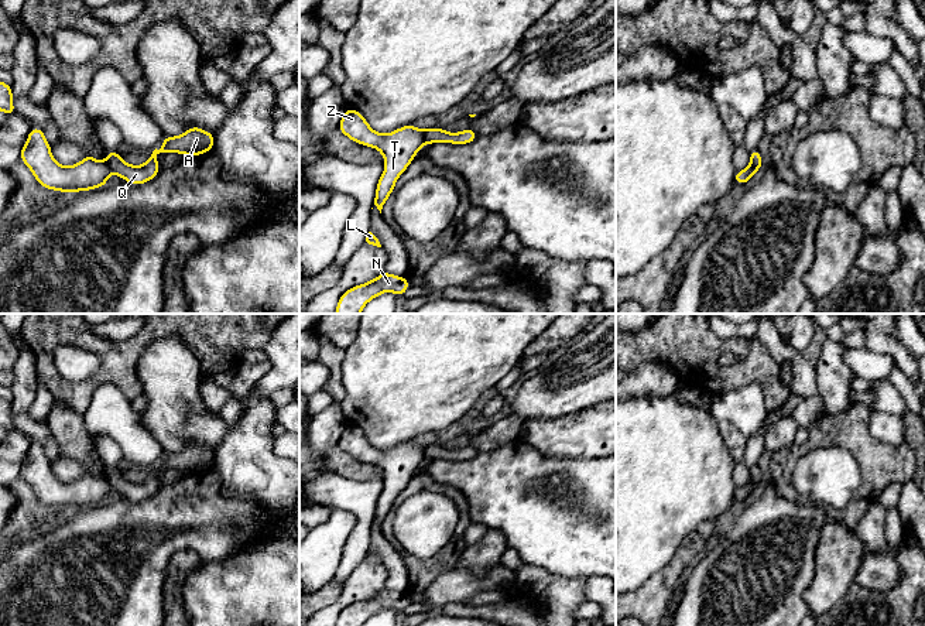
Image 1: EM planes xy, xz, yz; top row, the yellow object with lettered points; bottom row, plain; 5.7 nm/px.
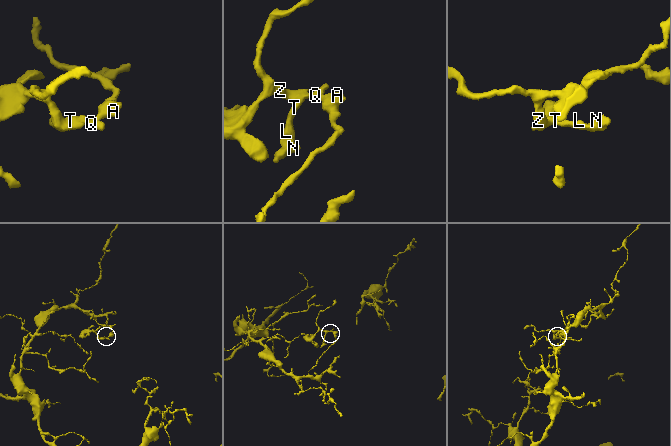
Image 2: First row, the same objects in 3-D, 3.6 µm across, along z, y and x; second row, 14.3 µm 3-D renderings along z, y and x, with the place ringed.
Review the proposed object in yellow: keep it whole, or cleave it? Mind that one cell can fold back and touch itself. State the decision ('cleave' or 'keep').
cleave

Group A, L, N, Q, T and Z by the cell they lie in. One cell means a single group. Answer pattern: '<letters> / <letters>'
A Q / L N T Z

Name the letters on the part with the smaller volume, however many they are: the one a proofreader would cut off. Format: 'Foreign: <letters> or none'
Foreign: L, N, T, Z

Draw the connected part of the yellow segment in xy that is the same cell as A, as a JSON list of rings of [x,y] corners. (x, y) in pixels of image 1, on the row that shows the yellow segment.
[[[193,126],[181,136],[164,137],[161,148],[155,148],[143,165],[131,165],[123,161],[117,151],[107,151],[106,163],[113,174],[133,185],[140,185],[151,181],[158,174],[161,167],[157,163],[157,155],[160,153],[201,155],[210,151],[213,143],[215,136],[212,133]]]

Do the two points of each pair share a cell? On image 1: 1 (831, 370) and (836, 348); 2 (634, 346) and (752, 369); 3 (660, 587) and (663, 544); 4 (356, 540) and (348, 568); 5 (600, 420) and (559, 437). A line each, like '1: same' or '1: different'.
1: same
2: same
3: different
4: same
5: same

